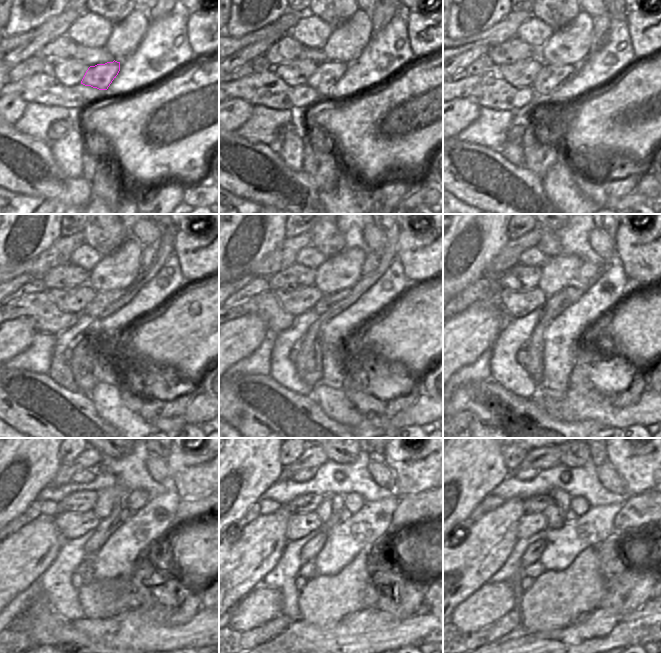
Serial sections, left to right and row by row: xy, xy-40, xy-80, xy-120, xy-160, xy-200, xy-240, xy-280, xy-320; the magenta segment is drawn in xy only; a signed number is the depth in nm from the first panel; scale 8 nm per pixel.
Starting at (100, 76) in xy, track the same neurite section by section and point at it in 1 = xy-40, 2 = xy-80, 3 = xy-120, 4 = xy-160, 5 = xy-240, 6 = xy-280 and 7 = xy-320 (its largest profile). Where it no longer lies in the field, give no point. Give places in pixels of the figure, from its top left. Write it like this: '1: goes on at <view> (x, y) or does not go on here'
1: goes on at xy-40 (327, 73)
2: goes on at xy-80 (551, 76)
3: goes on at xy-120 (101, 301)
4: goes on at xy-160 (326, 301)
5: goes on at xy-240 (126, 513)
6: goes on at xy-280 (346, 514)
7: goes on at xy-320 (570, 515)

